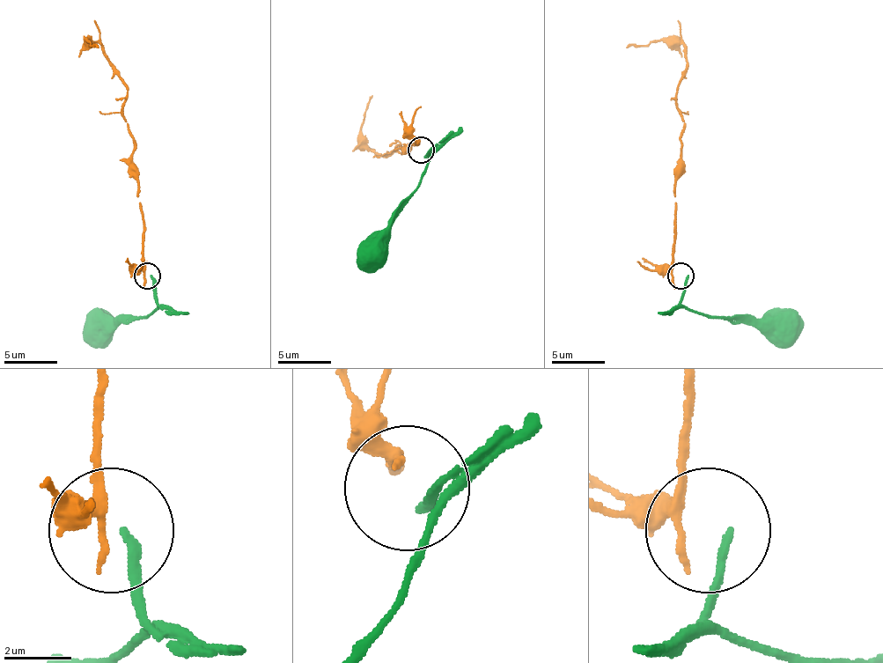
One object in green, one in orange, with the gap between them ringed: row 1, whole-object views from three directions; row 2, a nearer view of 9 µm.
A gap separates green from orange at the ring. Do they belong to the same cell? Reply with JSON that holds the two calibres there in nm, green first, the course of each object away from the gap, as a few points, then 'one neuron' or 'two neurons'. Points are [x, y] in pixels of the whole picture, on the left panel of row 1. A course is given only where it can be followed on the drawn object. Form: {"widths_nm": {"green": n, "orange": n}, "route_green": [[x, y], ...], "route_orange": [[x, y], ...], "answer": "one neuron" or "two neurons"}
{"widths_nm": {"green": 240, "orange": 280}, "route_green": [[150, 278], [156, 307], [148, 315], [114, 318], [100, 328]], "route_orange": [[145, 276], [140, 180], [132, 159], [135, 141], [124, 106], [127, 85], [103, 48], [87, 40], [98, 48]], "answer": "two neurons"}

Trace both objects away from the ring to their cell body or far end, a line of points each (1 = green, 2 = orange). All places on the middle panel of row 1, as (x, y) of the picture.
1: (424, 154), (430, 151), (422, 180), (374, 249)
2: (419, 143), (414, 143), (408, 151), (401, 151), (398, 146), (390, 154), (377, 154), (361, 130), (371, 96)

